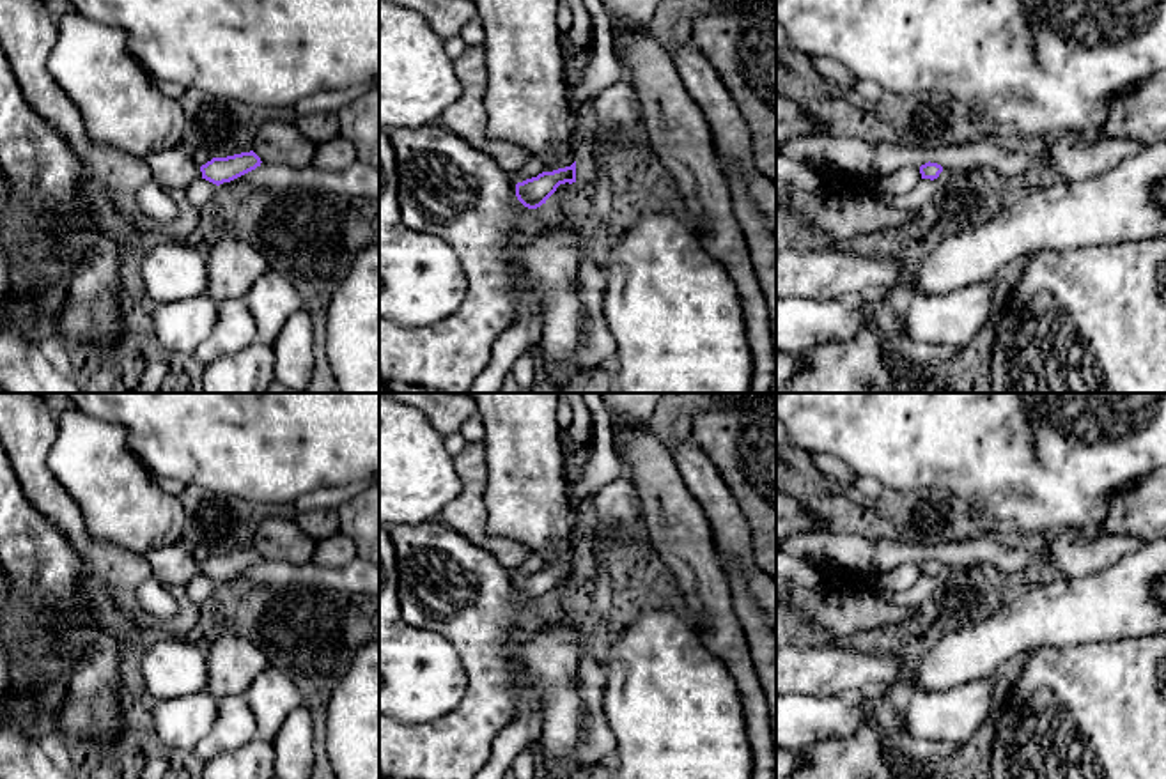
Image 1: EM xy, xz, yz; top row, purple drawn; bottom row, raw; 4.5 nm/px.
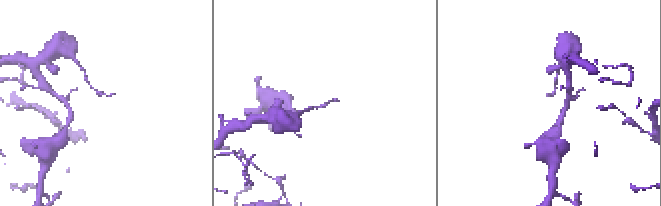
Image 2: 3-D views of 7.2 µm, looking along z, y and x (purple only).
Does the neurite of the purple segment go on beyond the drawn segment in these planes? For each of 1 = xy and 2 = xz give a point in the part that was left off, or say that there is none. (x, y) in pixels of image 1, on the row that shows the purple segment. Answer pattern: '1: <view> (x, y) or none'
1: none
2: none

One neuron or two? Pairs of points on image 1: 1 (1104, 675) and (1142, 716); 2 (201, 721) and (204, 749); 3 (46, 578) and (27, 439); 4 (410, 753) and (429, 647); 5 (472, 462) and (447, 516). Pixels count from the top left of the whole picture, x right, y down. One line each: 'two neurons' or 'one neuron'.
1: one neuron
2: two neurons
3: two neurons
4: two neurons
5: one neuron

